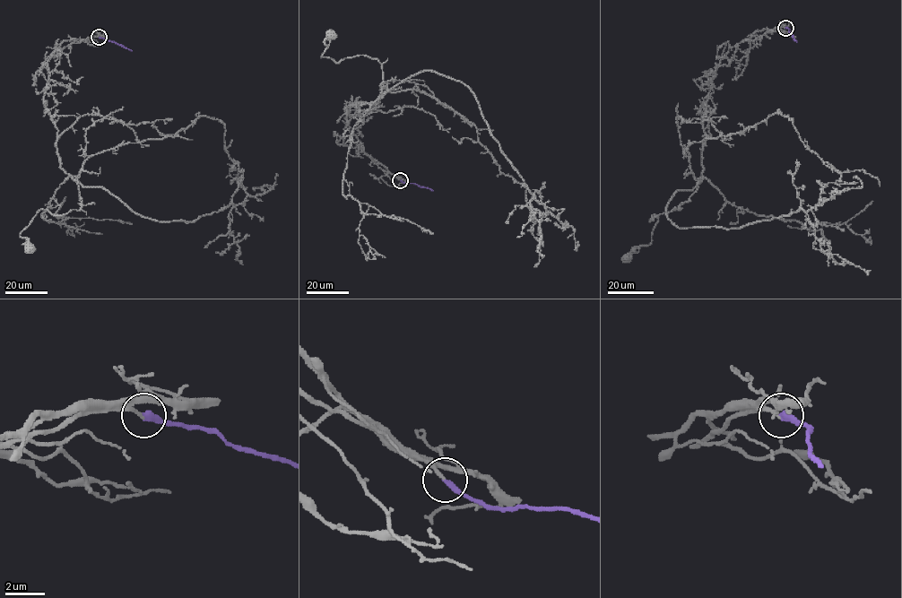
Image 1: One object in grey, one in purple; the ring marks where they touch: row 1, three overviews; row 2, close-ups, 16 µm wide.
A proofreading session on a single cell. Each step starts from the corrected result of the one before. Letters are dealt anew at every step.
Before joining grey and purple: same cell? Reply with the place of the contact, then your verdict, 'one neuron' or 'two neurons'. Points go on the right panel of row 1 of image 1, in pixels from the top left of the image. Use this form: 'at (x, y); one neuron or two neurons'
at (785, 28); one neuron

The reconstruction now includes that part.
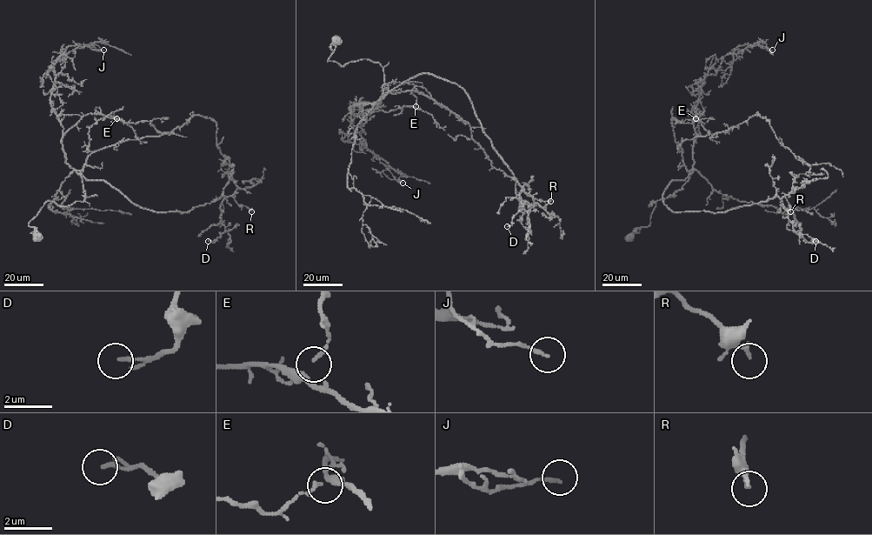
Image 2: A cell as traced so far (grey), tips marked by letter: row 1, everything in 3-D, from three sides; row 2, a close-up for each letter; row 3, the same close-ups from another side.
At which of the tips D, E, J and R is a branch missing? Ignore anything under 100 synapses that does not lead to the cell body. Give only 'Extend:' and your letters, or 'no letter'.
Extend: no letter

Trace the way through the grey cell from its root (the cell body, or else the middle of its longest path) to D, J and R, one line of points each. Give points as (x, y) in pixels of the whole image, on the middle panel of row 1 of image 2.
D: (336, 41), (328, 61), (382, 67), (380, 99), (422, 74), (464, 91), (523, 189), (507, 226)
J: (336, 41), (328, 61), (343, 66), (367, 59), (382, 69), (381, 99), (349, 110), (367, 148), (402, 183)
R: (336, 41), (328, 61), (382, 67), (380, 99), (420, 74), (457, 83), (524, 191), (550, 201)

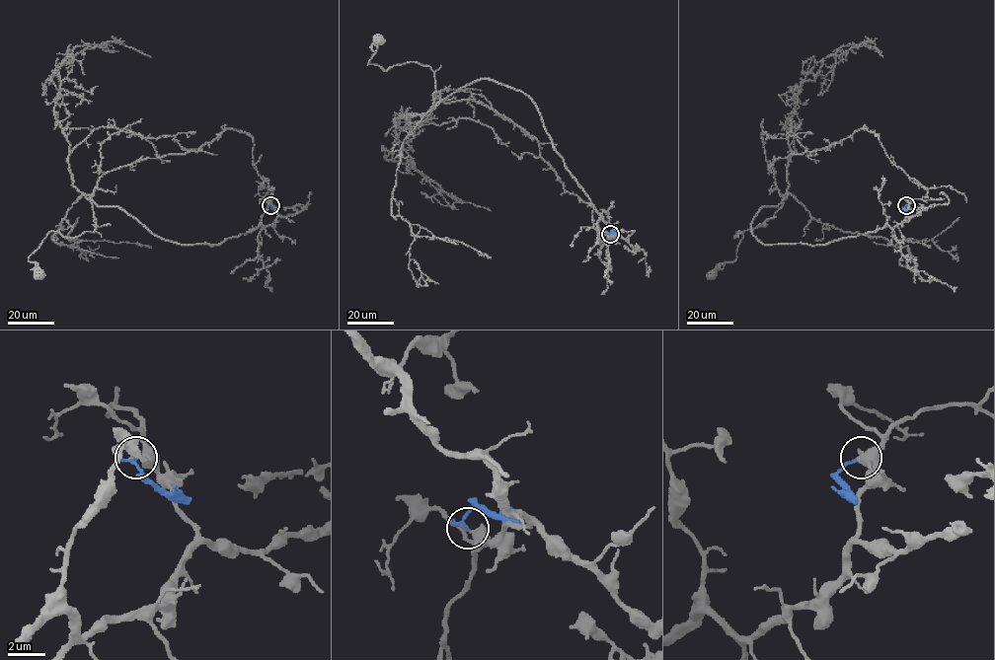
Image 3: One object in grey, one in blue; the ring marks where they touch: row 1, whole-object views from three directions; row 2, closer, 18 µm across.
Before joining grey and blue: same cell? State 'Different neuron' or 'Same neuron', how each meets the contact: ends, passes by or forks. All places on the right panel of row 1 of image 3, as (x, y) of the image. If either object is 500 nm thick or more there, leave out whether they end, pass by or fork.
Different neuron

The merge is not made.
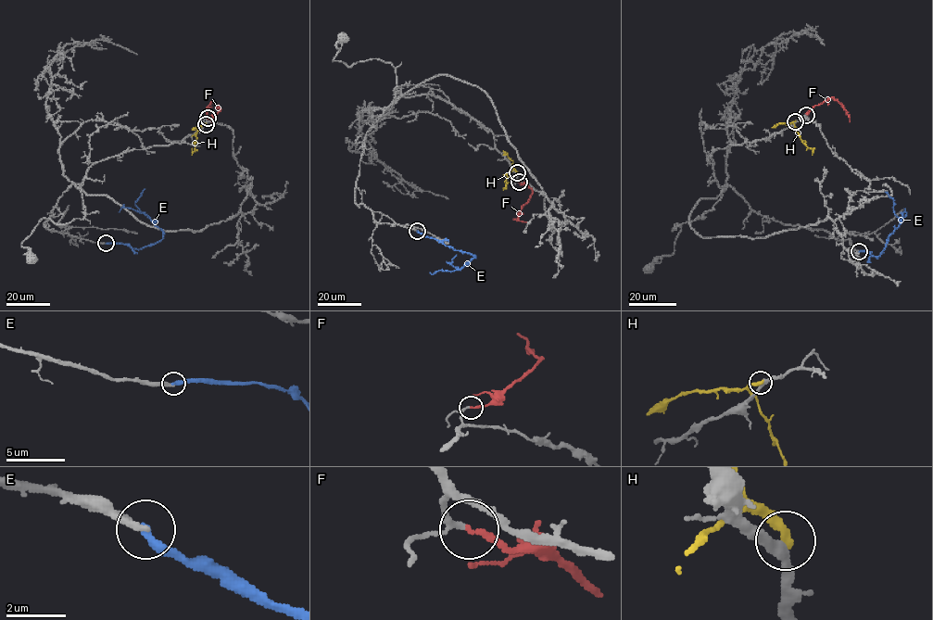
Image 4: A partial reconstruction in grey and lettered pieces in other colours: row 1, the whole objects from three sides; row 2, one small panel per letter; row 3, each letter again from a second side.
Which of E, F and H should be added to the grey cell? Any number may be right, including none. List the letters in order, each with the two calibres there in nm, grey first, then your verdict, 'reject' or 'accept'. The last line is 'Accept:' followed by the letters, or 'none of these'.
E: calibres 260 and 320 nm; reject
F: calibres 150 and 200 nm; accept
H: calibres 320 and 320 nm; reject
Accept: F

